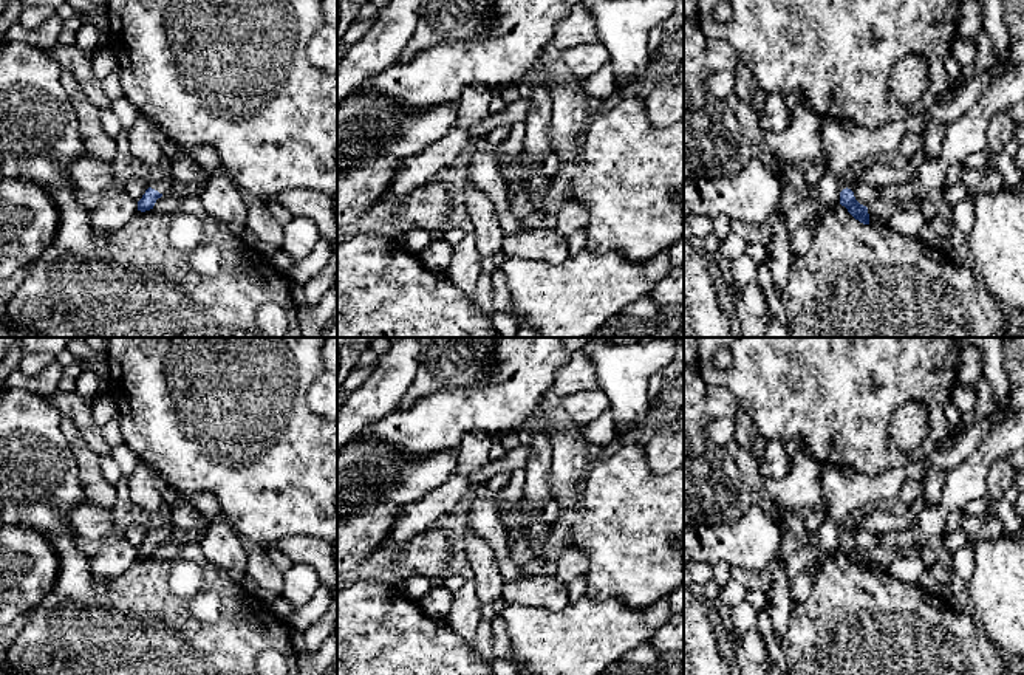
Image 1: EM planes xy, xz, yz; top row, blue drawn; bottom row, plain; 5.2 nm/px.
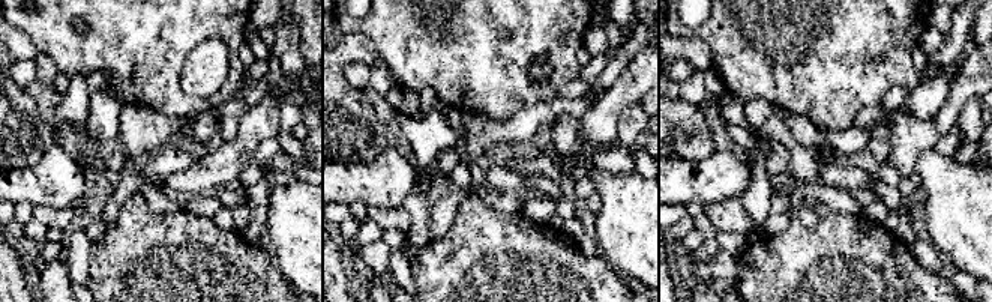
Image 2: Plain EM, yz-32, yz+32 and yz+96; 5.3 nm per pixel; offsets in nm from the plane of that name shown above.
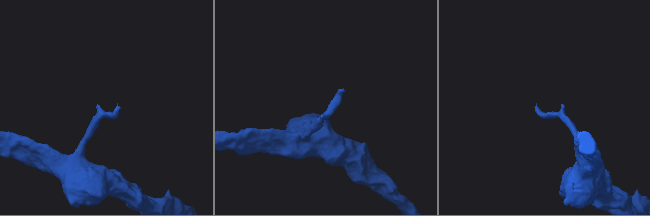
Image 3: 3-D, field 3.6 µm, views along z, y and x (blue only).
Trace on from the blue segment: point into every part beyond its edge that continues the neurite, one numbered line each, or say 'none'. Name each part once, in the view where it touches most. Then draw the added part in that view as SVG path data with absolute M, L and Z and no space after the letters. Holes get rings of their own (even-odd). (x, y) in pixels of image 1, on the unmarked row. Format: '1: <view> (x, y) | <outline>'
1: xy (164, 530) | M167 517L164 520L152 522L148 534L158 537L162 543L173 540L175 525Z

